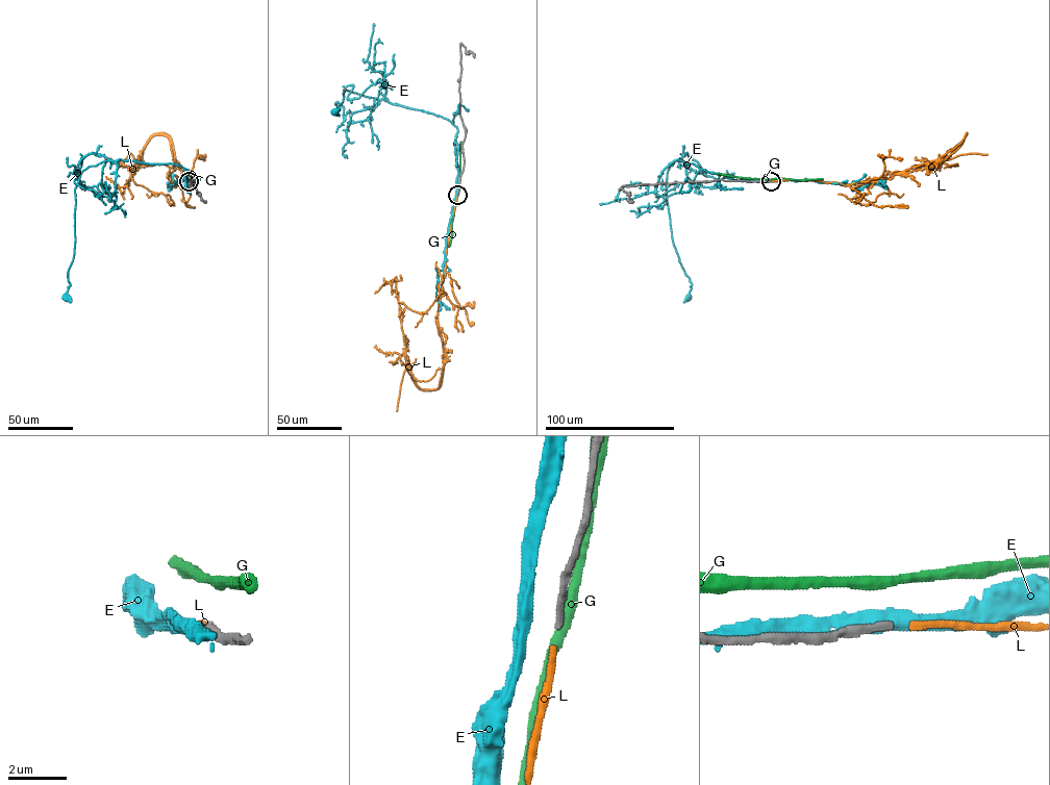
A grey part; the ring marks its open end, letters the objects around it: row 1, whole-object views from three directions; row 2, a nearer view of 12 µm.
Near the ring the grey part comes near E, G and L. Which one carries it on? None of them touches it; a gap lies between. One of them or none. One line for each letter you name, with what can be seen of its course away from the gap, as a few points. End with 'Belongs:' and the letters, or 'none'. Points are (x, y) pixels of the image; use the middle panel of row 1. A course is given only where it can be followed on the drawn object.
L: it runs (457, 196), (435, 317), (442, 381), (423, 390), (406, 368), (399, 303), (430, 306), (436, 261)
Belongs: L

